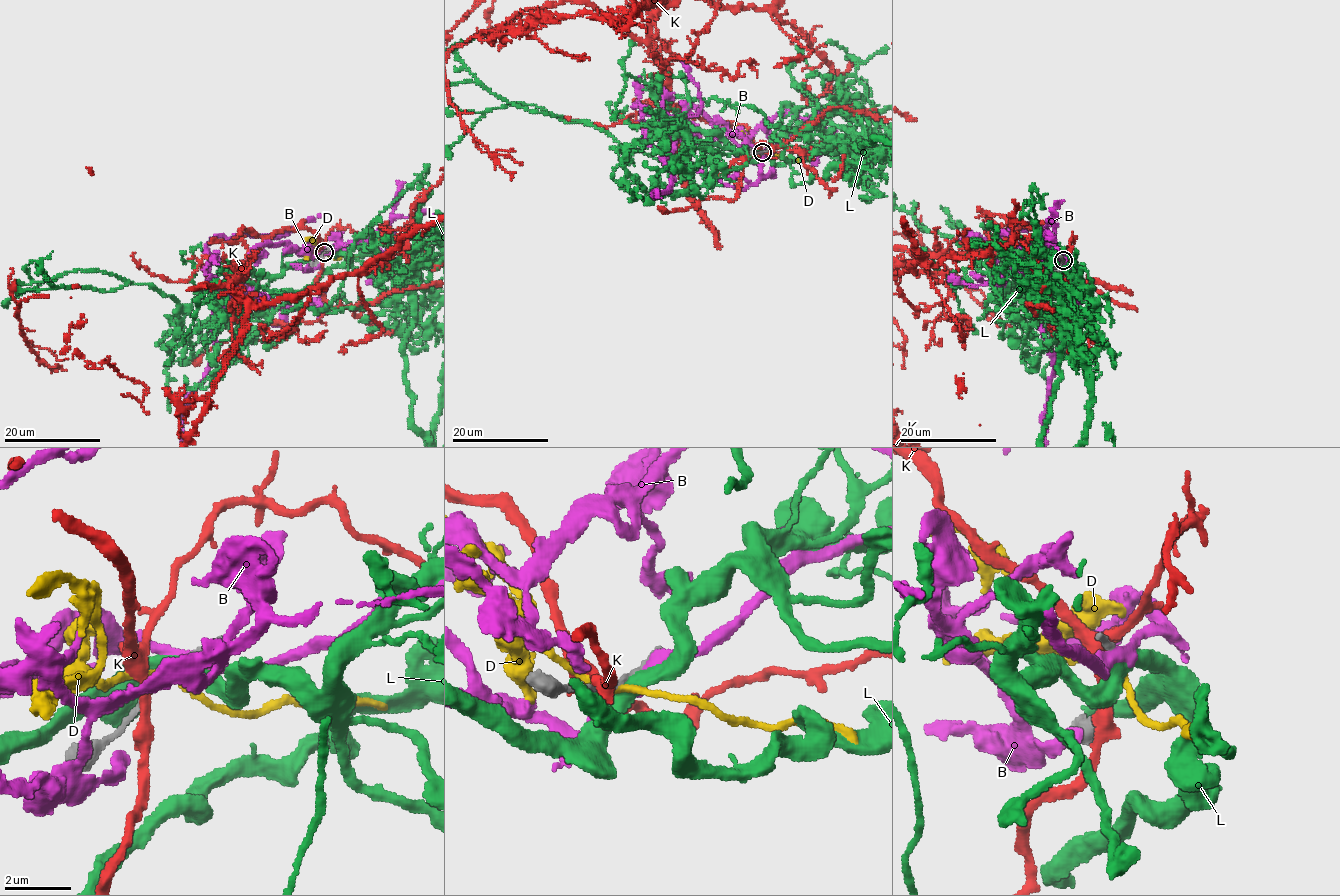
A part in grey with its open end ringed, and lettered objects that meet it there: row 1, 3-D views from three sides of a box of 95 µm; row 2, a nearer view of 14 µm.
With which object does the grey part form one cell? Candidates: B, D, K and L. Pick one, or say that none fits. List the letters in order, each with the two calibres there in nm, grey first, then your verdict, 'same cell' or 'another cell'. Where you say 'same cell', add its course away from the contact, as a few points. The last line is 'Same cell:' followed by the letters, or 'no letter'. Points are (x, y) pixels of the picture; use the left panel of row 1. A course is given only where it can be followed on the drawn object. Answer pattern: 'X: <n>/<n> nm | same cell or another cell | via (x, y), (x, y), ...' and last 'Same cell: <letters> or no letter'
B: 240/320 nm | another cell
D: 160/180 nm | same cell | via (324, 252), (314, 253), (316, 244), (310, 239), (305, 241)
K: 160/320 nm | another cell
L: 180/440 nm | another cell
Same cell: D

